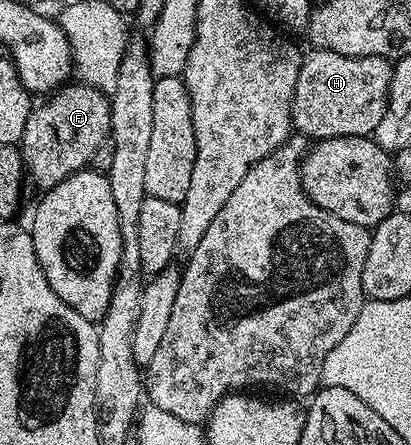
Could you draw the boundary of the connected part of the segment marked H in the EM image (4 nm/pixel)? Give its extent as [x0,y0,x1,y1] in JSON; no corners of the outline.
[291,48,393,139]

